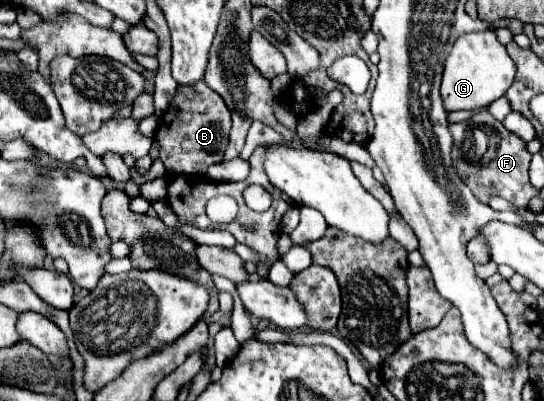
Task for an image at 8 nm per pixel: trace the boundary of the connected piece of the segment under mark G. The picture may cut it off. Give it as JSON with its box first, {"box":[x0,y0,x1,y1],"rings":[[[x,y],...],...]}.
{"box":[442,31,514,111],"rings":[[[492,31],[466,33],[456,39],[442,75],[442,101],[446,111],[476,111],[488,107],[502,97],[514,81],[514,61],[508,57],[506,47],[496,39]]]}

